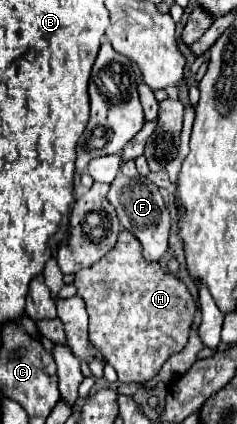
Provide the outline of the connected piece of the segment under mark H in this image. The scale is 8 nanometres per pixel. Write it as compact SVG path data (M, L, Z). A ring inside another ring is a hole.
M121 229L113 251L91 267L77 271L75 285L87 305L89 339L105 355L105 361L113 365L119 381L149 381L171 355L185 347L195 315L193 297L185 283L159 263L143 257L141 243L131 231Z

